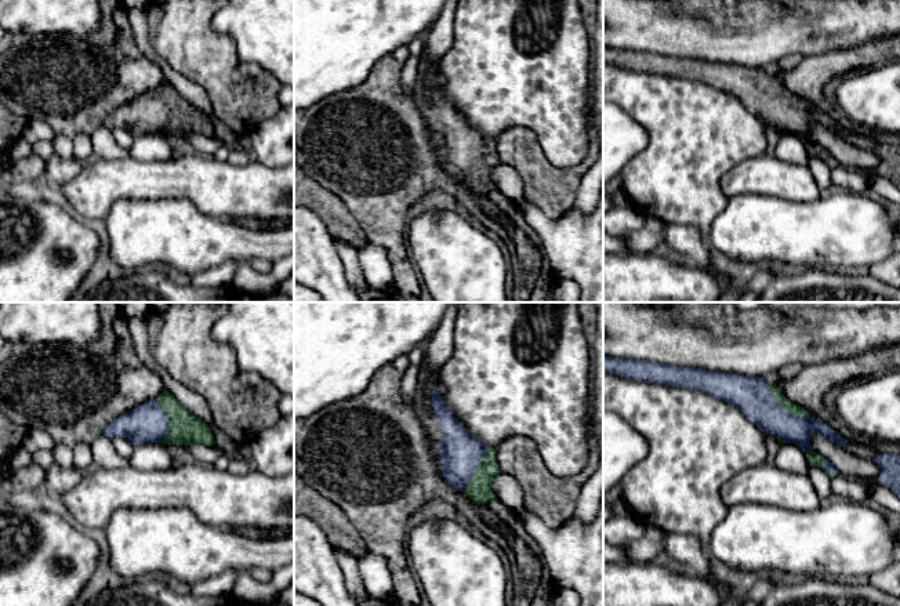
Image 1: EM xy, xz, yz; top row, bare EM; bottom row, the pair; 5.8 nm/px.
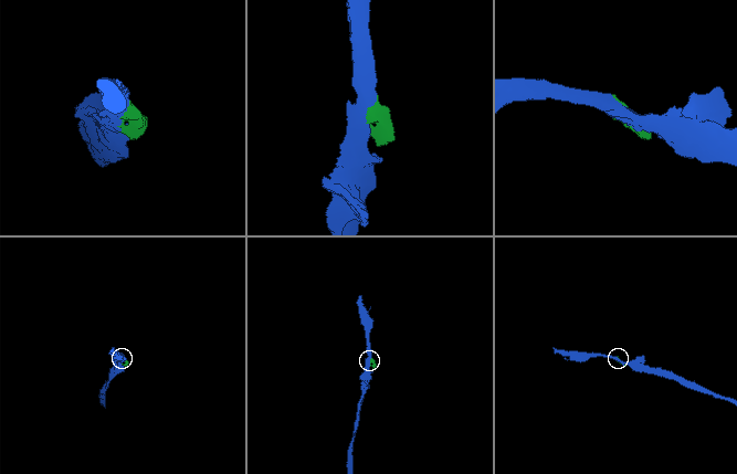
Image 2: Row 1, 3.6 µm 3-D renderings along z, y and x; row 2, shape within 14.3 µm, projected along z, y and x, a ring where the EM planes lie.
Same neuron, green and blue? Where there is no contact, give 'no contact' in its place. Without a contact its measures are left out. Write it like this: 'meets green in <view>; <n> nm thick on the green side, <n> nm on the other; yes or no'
meets green in yz; 70 nm thick on the green side, 220 nm on the other; yes

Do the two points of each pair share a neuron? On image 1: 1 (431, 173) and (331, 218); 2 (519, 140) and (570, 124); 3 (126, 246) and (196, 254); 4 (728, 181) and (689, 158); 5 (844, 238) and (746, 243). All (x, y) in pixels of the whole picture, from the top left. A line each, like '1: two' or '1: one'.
1: two
2: two
3: one
4: two
5: one

